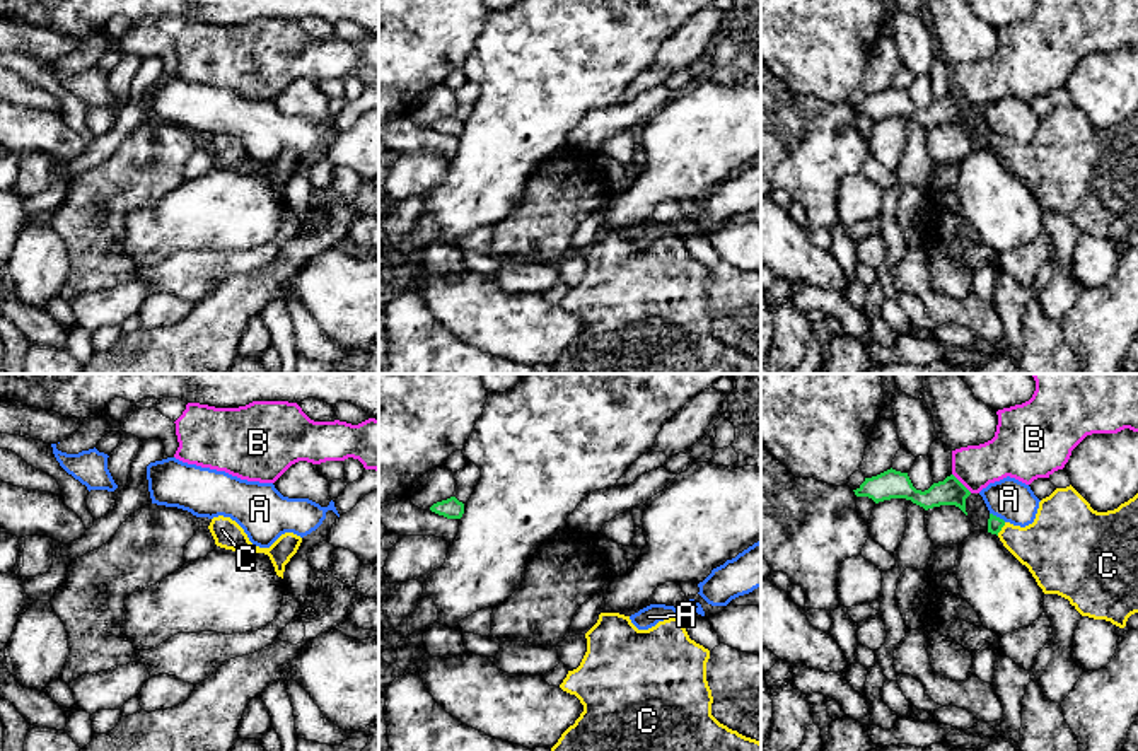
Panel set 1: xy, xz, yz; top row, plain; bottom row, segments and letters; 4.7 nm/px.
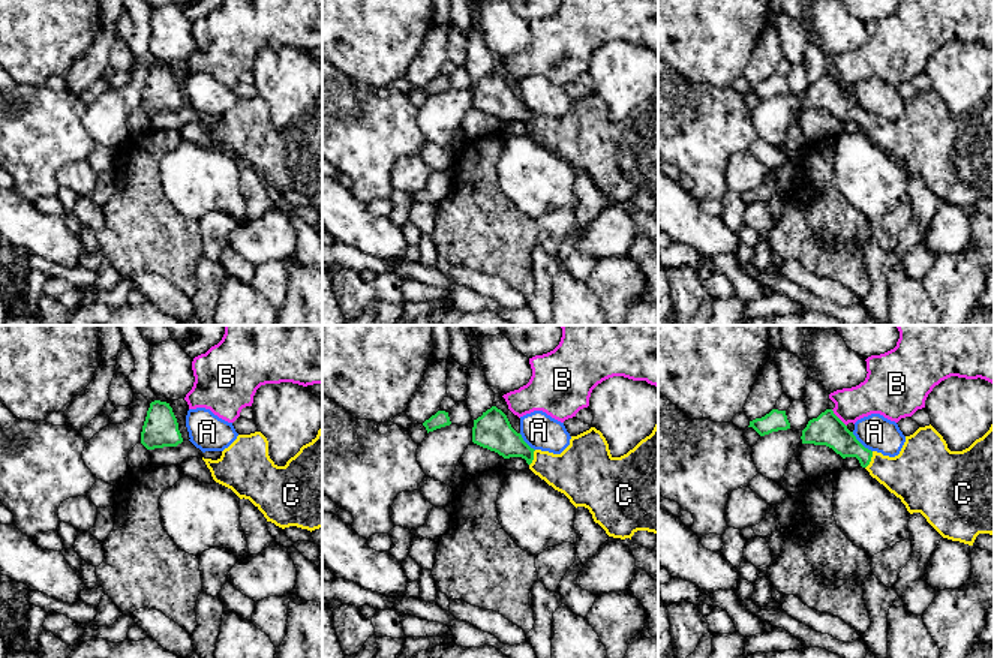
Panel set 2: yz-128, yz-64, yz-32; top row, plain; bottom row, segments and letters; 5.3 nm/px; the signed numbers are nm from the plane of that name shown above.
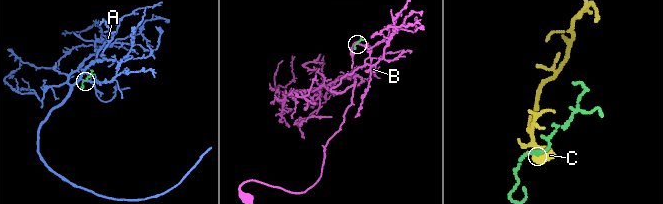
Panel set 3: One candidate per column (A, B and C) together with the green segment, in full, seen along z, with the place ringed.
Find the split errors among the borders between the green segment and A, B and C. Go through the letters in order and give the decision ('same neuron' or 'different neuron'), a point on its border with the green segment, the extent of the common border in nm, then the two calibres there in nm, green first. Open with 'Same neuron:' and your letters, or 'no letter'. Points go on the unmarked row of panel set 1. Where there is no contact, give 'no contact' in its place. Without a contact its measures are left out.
Same neuron: C
A: different neuron | yz (998, 135) | 90 nm | 70/200 nm
B: different neuron | yz (961, 101) | 130 nm | 130/200 nm
C: same neuron | yz (1000, 147) | 80 nm | 70/280 nm

